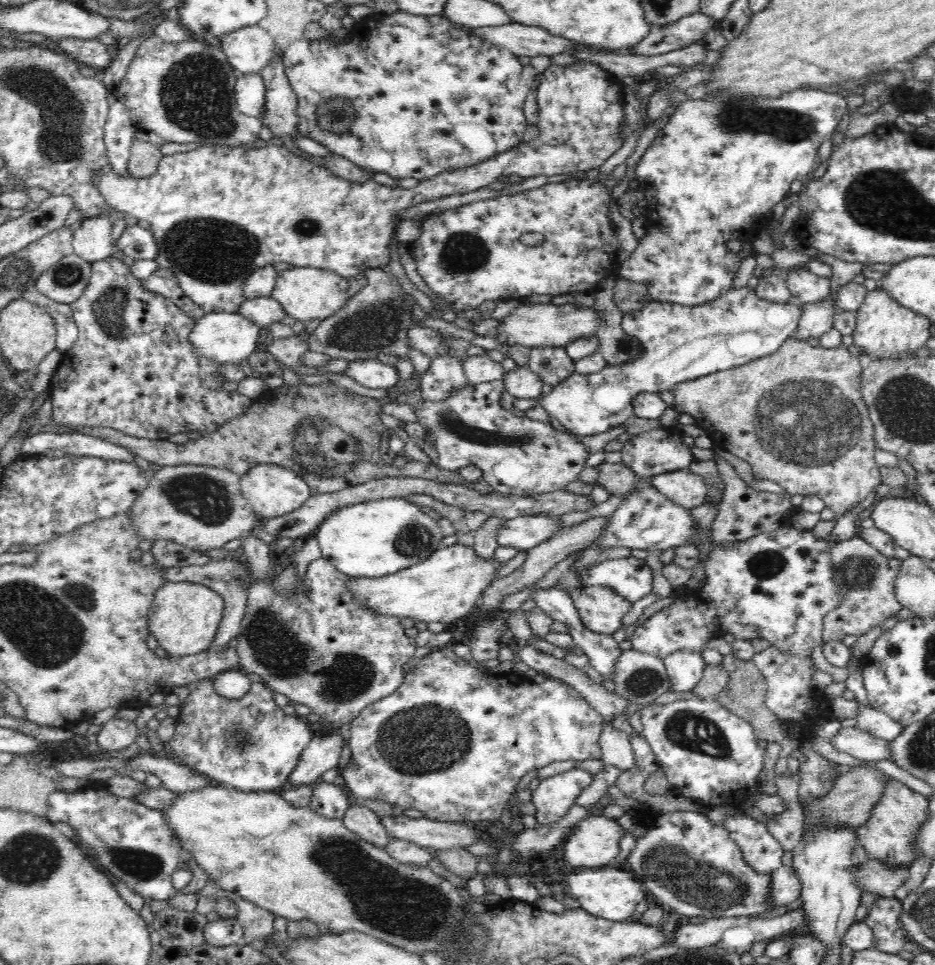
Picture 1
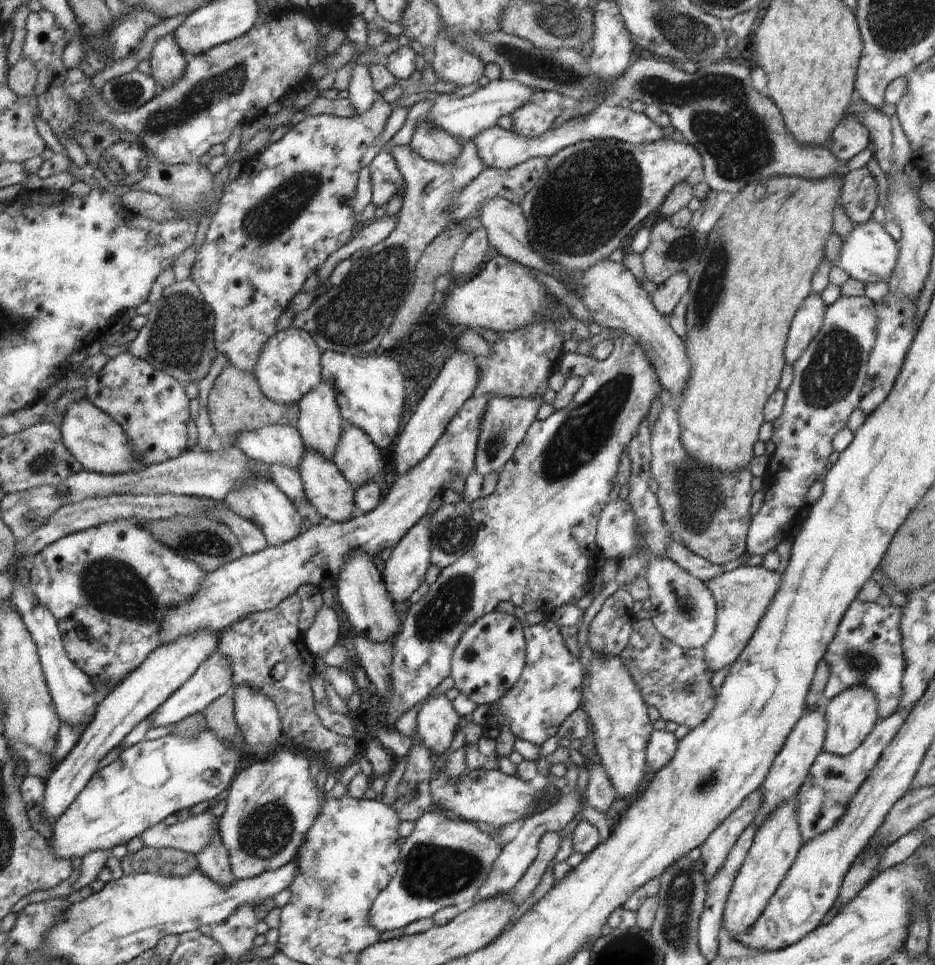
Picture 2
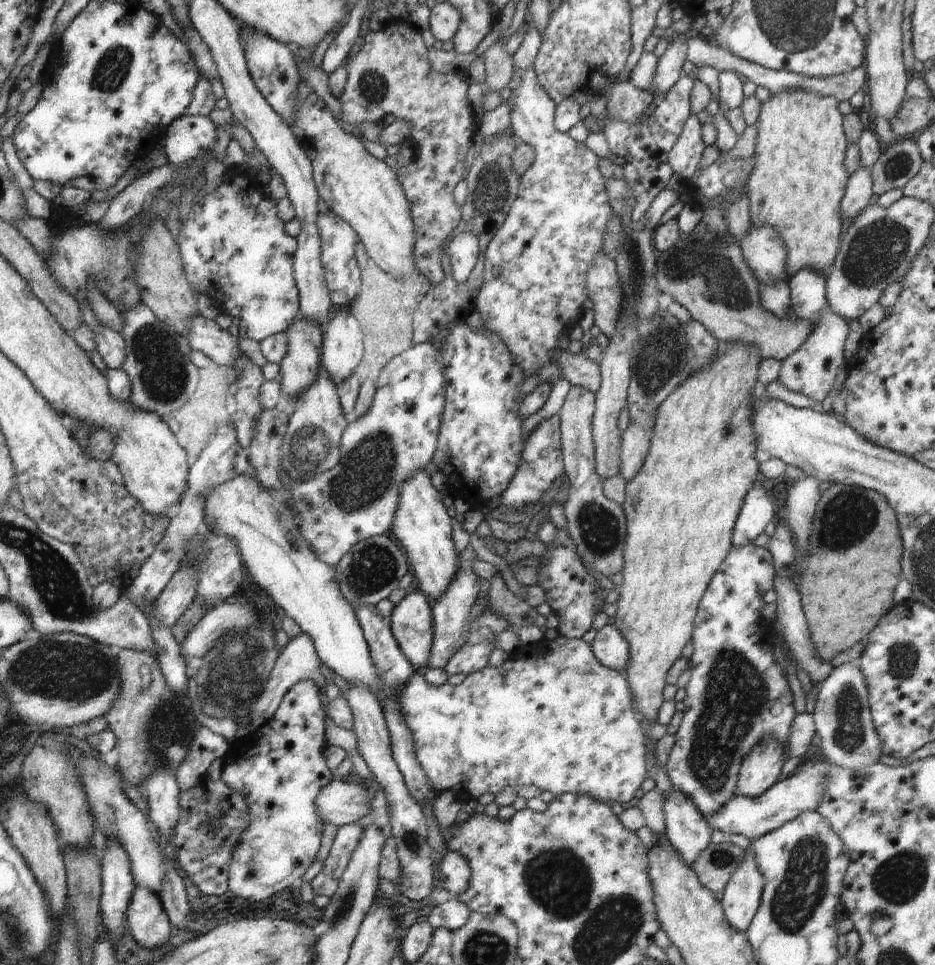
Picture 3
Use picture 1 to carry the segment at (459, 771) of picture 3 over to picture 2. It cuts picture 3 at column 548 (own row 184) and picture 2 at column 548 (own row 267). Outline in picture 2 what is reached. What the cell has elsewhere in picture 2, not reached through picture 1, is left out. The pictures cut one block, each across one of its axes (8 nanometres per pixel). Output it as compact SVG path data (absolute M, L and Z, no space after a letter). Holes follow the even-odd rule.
M552 621L524 626L525 664L516 685L497 702L494 718L498 727L509 726L516 739L543 745L554 737L560 726L580 706L585 680L583 667L566 649L559 627Z

